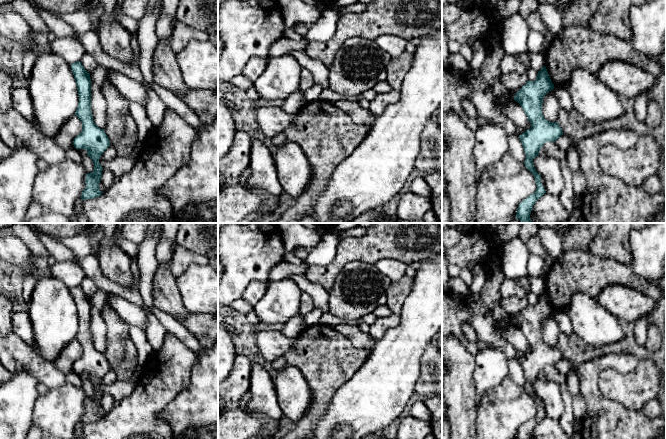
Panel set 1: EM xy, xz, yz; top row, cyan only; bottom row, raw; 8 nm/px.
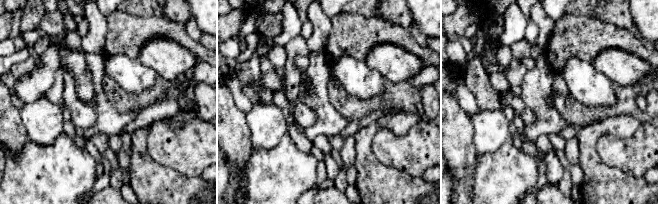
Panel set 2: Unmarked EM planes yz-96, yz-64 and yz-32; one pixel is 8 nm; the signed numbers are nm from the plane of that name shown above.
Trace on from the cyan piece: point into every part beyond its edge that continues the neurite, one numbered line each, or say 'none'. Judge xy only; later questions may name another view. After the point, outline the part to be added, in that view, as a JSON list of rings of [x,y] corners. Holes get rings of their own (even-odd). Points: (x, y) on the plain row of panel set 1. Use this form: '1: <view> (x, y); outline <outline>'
none

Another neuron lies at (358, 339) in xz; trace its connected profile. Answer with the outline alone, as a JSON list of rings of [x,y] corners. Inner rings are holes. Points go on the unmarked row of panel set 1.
[[[339,324],[333,327],[335,331],[344,336],[353,347],[372,351],[377,343],[377,340],[369,334],[364,333],[358,326],[349,324]]]

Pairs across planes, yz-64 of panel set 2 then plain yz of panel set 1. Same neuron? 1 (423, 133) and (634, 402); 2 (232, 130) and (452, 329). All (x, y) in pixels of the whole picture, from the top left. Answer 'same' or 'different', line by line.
1: same
2: different

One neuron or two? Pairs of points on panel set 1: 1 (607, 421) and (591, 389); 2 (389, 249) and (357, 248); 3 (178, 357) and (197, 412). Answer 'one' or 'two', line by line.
1: one
2: one
3: two

